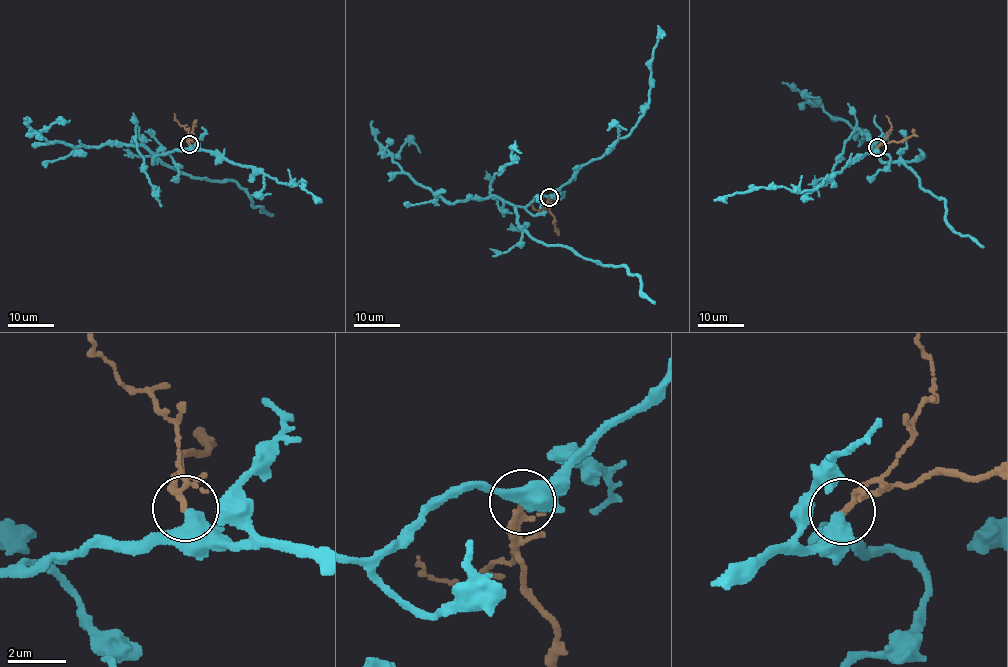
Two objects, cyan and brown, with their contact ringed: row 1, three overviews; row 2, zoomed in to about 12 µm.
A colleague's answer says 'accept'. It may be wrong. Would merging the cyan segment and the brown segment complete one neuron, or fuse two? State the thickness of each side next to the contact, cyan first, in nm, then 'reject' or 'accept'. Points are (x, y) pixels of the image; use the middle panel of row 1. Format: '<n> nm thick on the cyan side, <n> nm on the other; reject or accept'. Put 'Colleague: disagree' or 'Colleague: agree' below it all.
600 nm thick on the cyan side, 150 nm on the other; reject
Colleague: disagree

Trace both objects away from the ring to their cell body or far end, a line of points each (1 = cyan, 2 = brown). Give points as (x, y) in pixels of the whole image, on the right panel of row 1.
1: (877, 147), (873, 150), (882, 161), (903, 162), (924, 190), (944, 199), (946, 221), (954, 231), (982, 246)
2: (877, 147), (881, 143), (904, 141), (913, 134), (912, 129)

